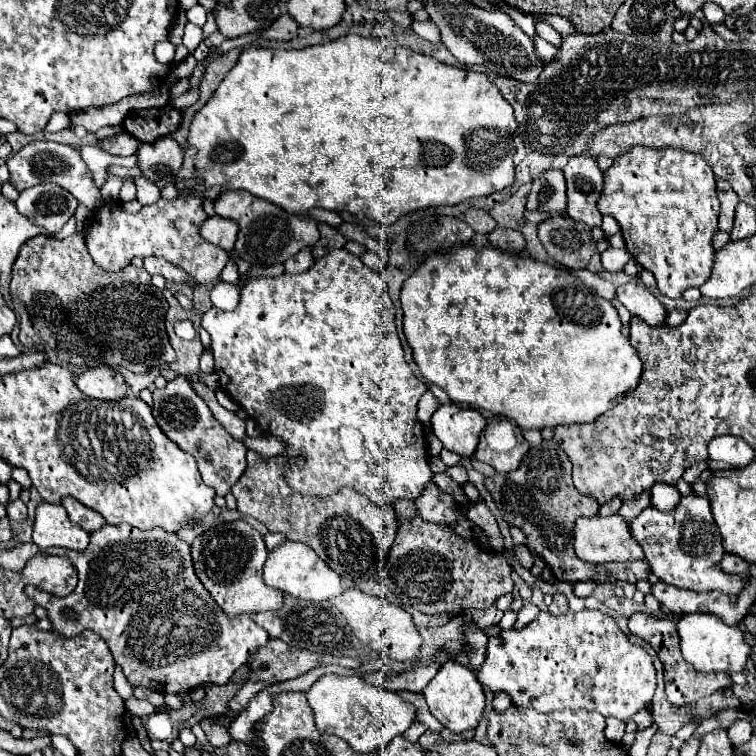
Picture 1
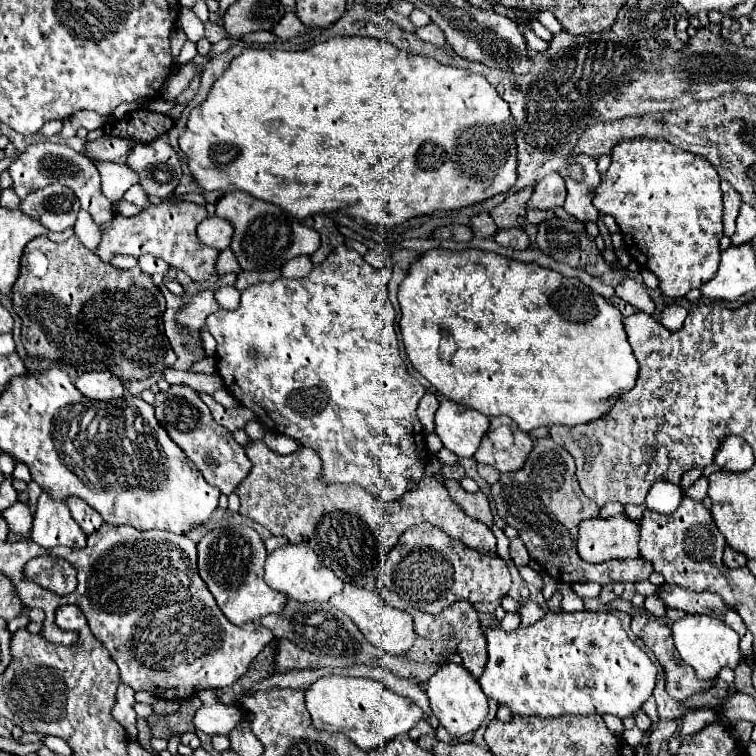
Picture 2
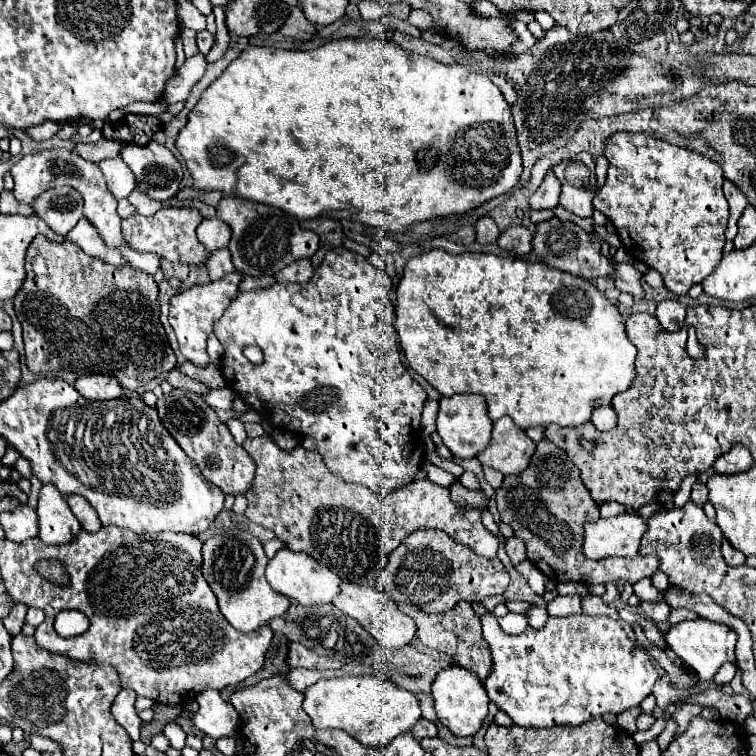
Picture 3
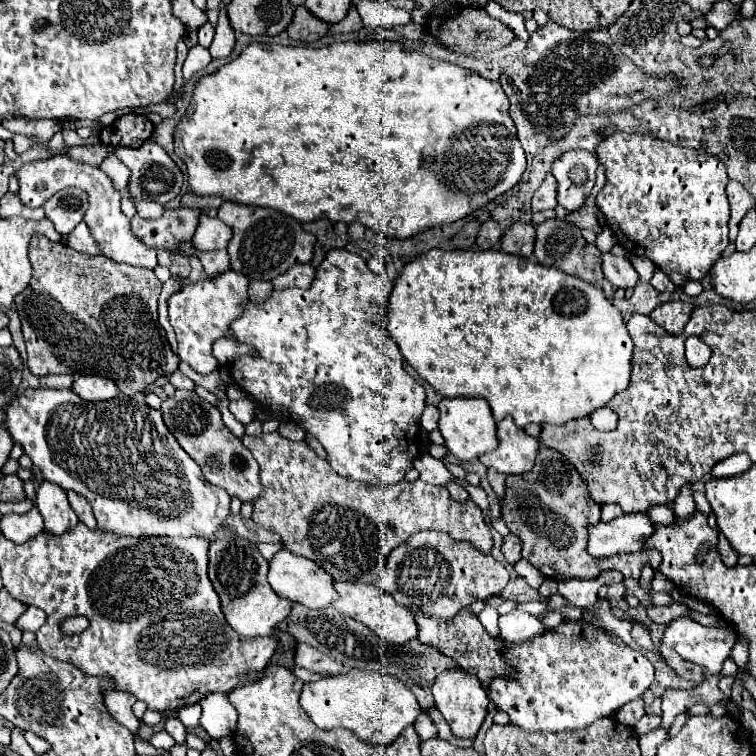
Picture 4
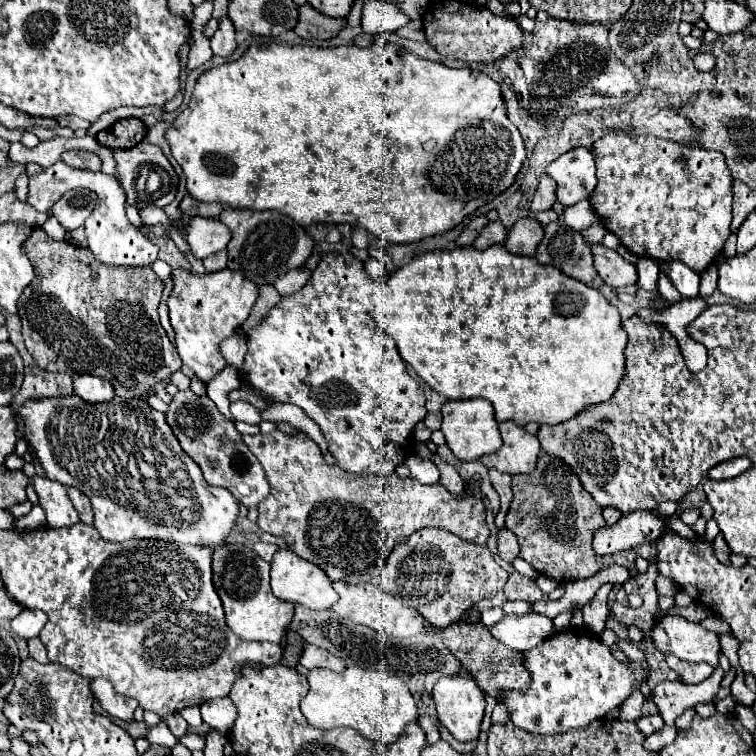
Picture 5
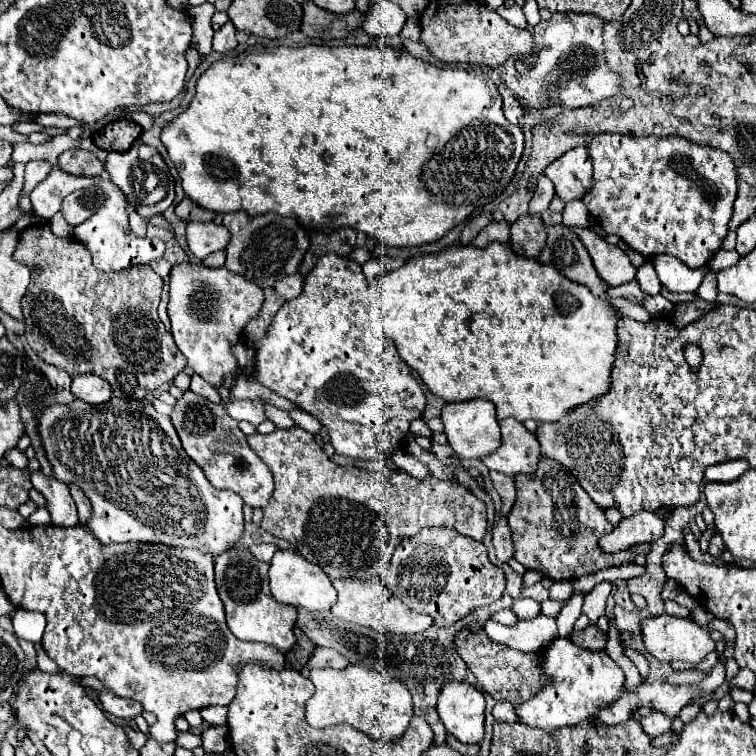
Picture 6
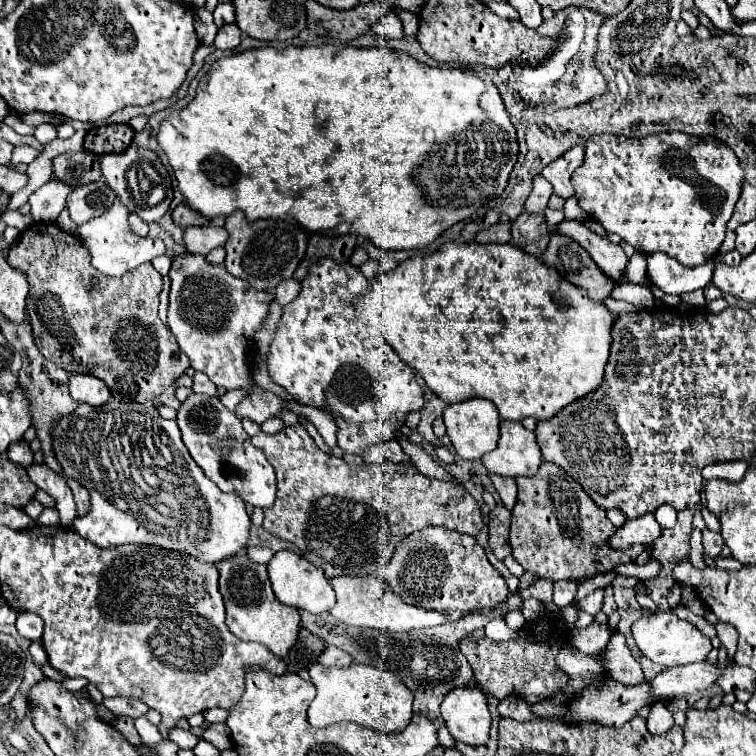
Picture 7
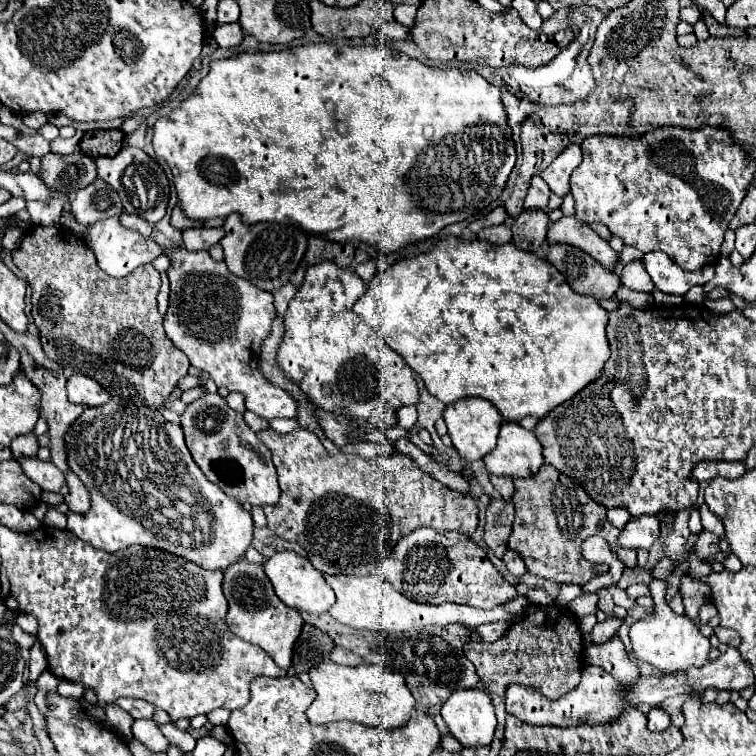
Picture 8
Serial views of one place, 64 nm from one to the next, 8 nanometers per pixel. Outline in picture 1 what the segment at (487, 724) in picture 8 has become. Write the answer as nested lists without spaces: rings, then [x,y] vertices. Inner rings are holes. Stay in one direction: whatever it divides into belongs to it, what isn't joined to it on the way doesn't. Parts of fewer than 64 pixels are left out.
[[[448,660],[446,664],[442,664],[442,668],[438,670],[438,674],[428,682],[428,686],[422,690],[426,704],[430,708],[430,712],[452,732],[466,732],[478,726],[482,712],[486,708],[486,696],[482,686],[478,684],[474,672],[454,660]]]

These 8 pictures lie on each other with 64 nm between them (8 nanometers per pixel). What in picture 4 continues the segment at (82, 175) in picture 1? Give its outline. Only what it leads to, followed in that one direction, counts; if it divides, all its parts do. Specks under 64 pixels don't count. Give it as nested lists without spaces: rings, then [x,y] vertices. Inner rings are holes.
[[[60,154],[54,158],[24,164],[16,176],[20,180],[20,194],[18,196],[30,208],[42,208],[44,200],[48,200],[48,196],[54,196],[56,192],[70,188],[70,186],[86,190],[89,196],[89,207],[84,221],[94,237],[96,246],[100,248],[102,256],[106,256],[114,262],[124,262],[124,264],[142,266],[142,268],[150,268],[150,270],[158,264],[156,262],[156,250],[148,248],[142,240],[136,240],[136,236],[132,236],[130,218],[126,218],[124,212],[120,210],[122,192],[118,192],[114,188],[112,180],[100,168],[94,168],[88,164],[78,164],[78,162],[70,160],[66,154]]]

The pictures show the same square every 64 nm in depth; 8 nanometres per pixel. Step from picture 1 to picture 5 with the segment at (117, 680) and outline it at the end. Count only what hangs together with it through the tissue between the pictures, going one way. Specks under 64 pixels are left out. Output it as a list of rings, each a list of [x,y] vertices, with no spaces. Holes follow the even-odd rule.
[[[92,680],[90,688],[94,692],[94,696],[100,700],[100,706],[114,718],[126,720],[130,722],[134,720],[134,710],[138,708],[138,702],[134,698],[126,698],[114,692],[112,684],[108,684],[106,680]]]

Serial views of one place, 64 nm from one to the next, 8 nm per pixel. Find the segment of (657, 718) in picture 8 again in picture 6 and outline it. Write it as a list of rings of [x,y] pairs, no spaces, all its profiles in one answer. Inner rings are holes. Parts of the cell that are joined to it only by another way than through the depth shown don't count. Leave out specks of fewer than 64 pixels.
[[[654,710],[650,716],[640,718],[640,724],[642,724],[644,732],[652,738],[670,732],[670,728],[672,728],[672,720],[668,720],[668,716],[664,716],[664,712],[660,712],[660,710]]]

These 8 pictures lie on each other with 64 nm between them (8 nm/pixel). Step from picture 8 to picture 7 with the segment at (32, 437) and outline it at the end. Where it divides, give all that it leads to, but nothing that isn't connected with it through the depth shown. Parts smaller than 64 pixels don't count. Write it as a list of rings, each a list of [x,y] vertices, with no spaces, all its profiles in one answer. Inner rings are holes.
[[[18,440],[16,444],[10,444],[8,448],[8,458],[16,464],[22,464],[22,466],[30,466],[32,460],[34,460],[34,452],[30,448],[30,444],[26,440]]]

